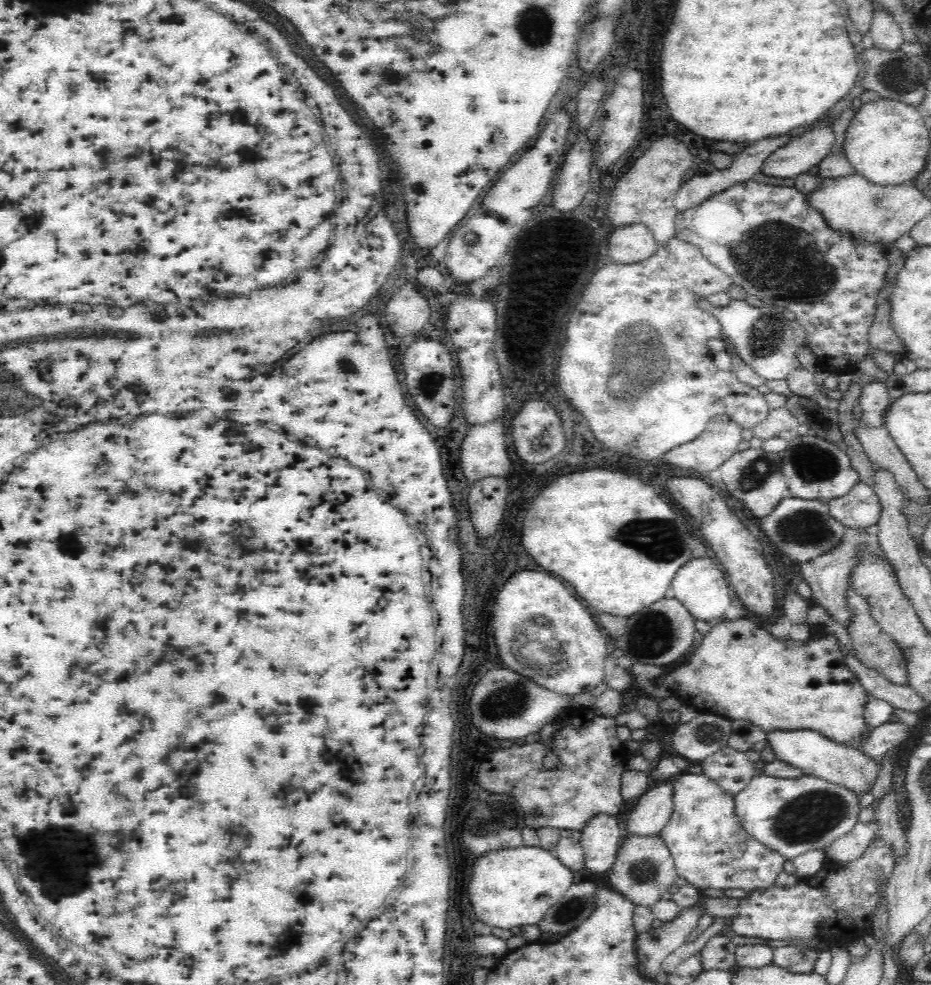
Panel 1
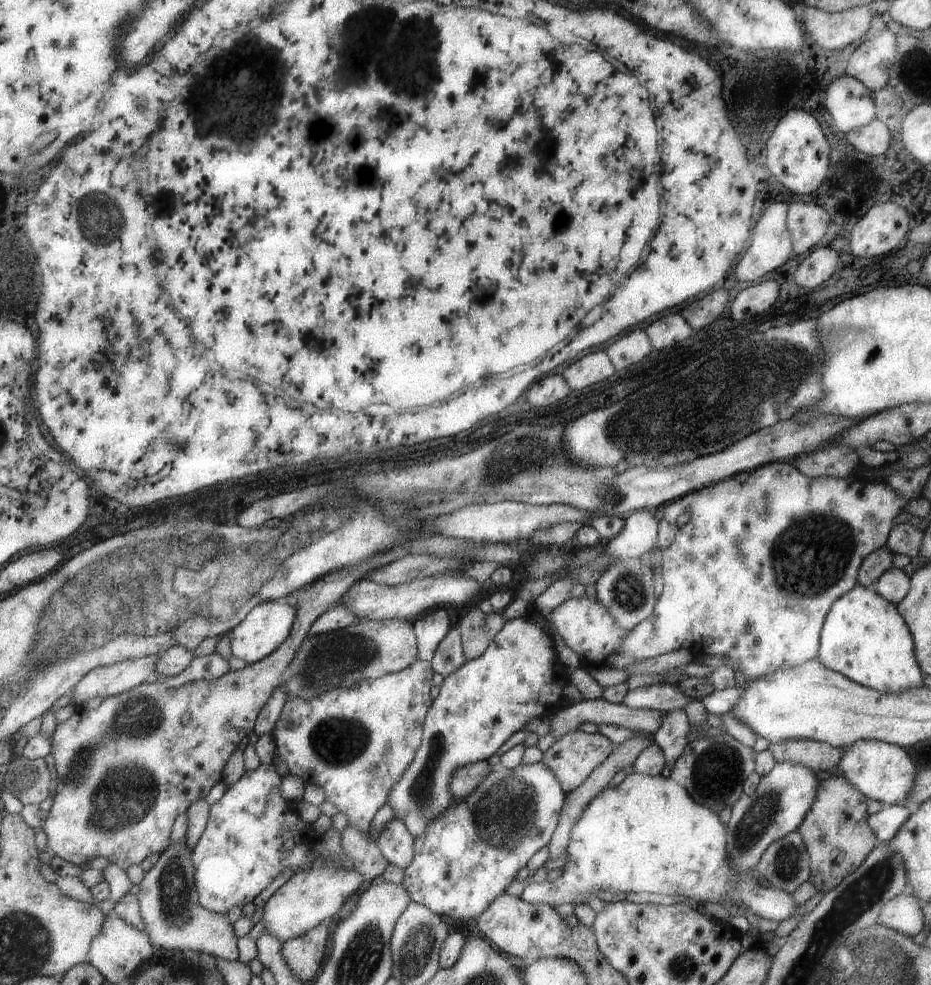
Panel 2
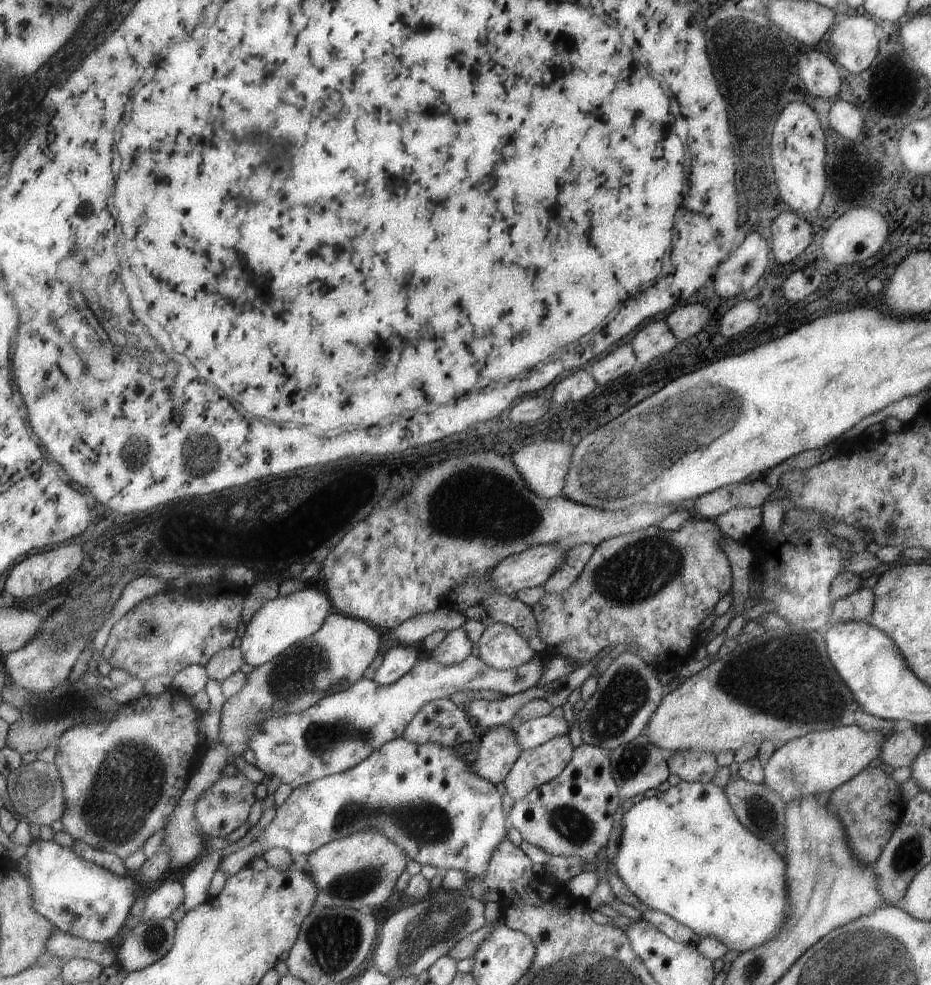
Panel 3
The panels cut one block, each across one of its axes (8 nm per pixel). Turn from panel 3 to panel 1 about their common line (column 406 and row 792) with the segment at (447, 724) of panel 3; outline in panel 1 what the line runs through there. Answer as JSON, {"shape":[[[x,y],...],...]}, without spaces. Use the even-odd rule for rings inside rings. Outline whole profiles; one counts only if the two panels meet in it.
{"shape":[[[724,747],[700,762],[704,775],[714,779],[728,793],[738,794],[754,776],[754,762],[744,752]]]}

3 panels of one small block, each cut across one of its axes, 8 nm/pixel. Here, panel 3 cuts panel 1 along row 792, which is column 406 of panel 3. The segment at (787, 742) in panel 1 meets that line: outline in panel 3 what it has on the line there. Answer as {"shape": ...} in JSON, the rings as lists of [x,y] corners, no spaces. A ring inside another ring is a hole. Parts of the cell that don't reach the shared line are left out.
{"shape":[[[366,830],[328,842],[304,858],[304,865],[318,888],[317,905],[370,909],[383,904],[407,870],[410,856],[381,831]]]}

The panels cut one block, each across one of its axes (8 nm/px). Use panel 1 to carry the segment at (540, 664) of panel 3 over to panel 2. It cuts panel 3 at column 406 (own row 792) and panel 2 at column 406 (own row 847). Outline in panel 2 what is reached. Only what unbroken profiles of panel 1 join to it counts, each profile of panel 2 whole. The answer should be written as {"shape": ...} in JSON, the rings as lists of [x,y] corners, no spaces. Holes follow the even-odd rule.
{"shape":[[[418,660],[412,666],[400,672],[390,673],[379,679],[361,681],[349,689],[335,686],[330,692],[323,694],[321,697],[316,697],[313,701],[301,698],[289,699],[272,733],[277,744],[279,757],[287,764],[289,774],[302,779],[305,785],[321,786],[325,792],[326,800],[332,803],[339,813],[345,814],[349,820],[349,825],[359,830],[367,839],[371,839],[369,828],[372,828],[375,816],[379,813],[379,810],[383,809],[383,806],[388,804],[392,789],[395,787],[395,784],[401,781],[401,778],[406,773],[406,769],[414,760],[417,750],[421,747],[426,719],[430,713],[431,706],[434,706],[431,688],[433,688],[433,676],[435,676],[435,673],[436,671],[431,661],[424,662],[423,660]]]}

